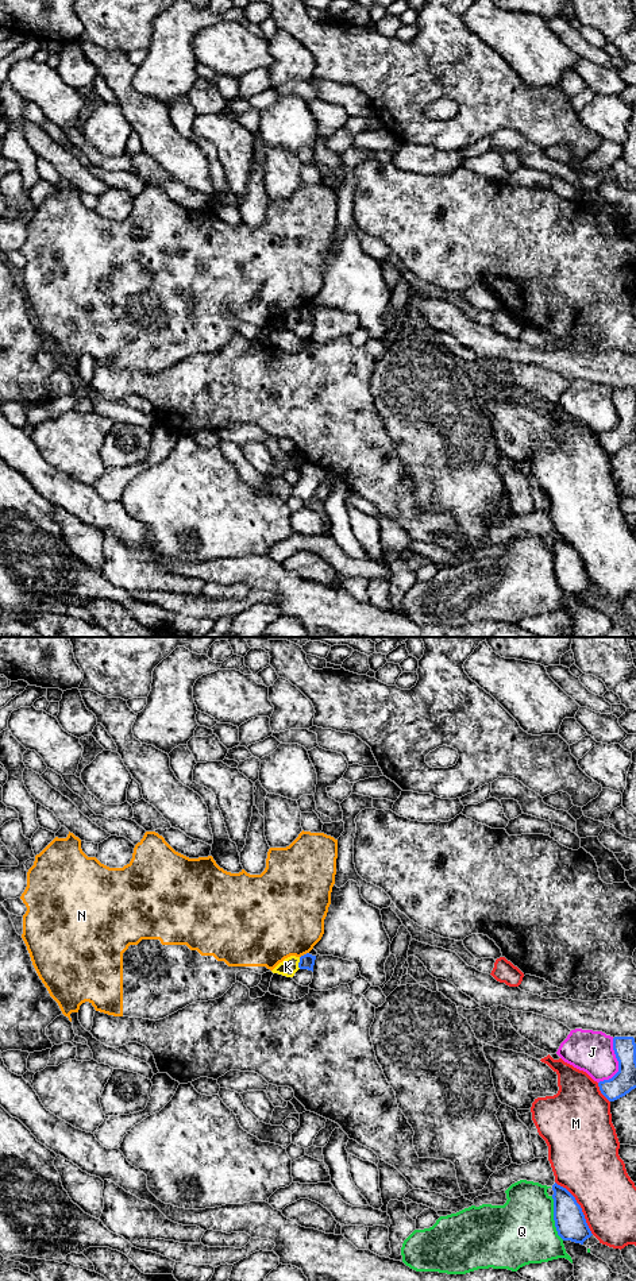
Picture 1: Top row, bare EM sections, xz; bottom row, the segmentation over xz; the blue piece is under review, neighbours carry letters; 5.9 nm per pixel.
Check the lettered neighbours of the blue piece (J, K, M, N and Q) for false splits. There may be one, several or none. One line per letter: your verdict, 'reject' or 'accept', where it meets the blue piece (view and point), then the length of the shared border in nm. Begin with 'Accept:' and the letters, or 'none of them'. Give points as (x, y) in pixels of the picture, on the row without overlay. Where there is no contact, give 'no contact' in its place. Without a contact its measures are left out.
Accept: none of them
J: reject; contact xz (619, 416); length 280 nm
K: reject; contact xz (299, 315); length 70 nm
M: reject; contact xz (579, 559); length 400 nm
N: reject; contact xz (304, 307); length 70 nm
Q: reject; contact xz (554, 570); length 280 nm

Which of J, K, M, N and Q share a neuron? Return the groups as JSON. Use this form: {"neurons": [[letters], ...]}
{"neurons": [["J"], ["K"], ["M"], ["N"], ["Q"]]}

